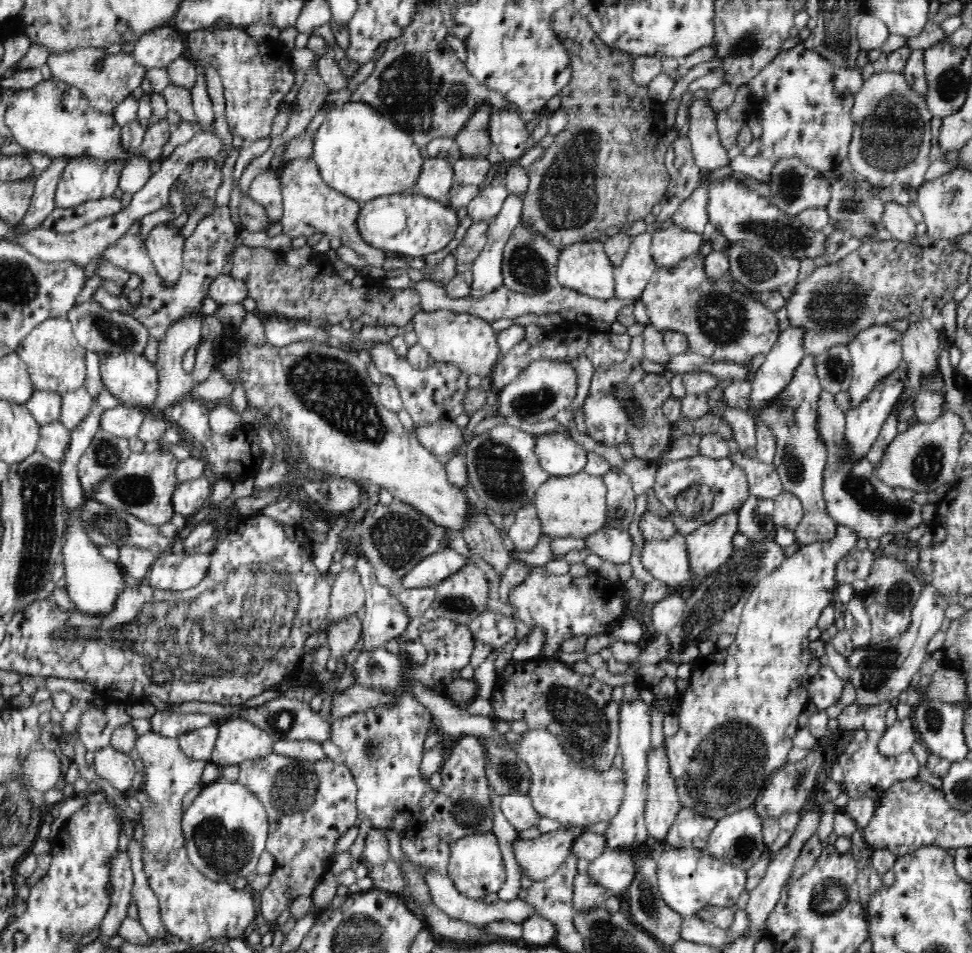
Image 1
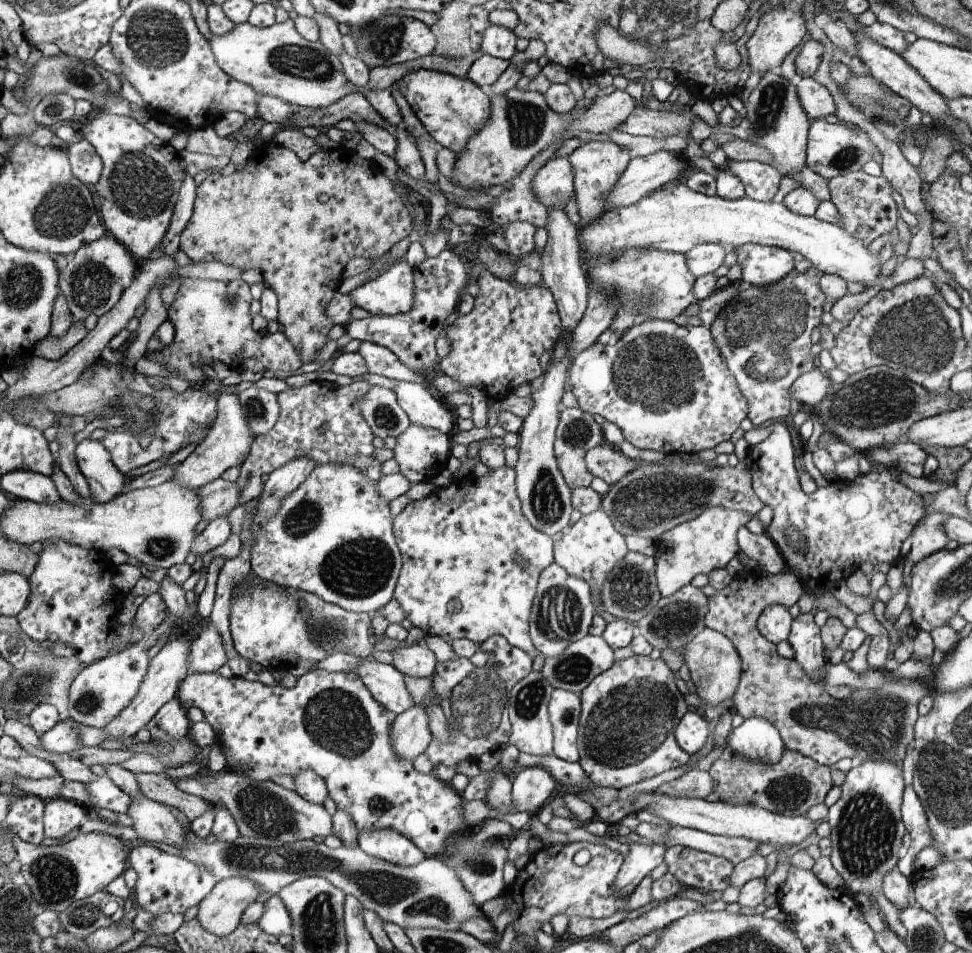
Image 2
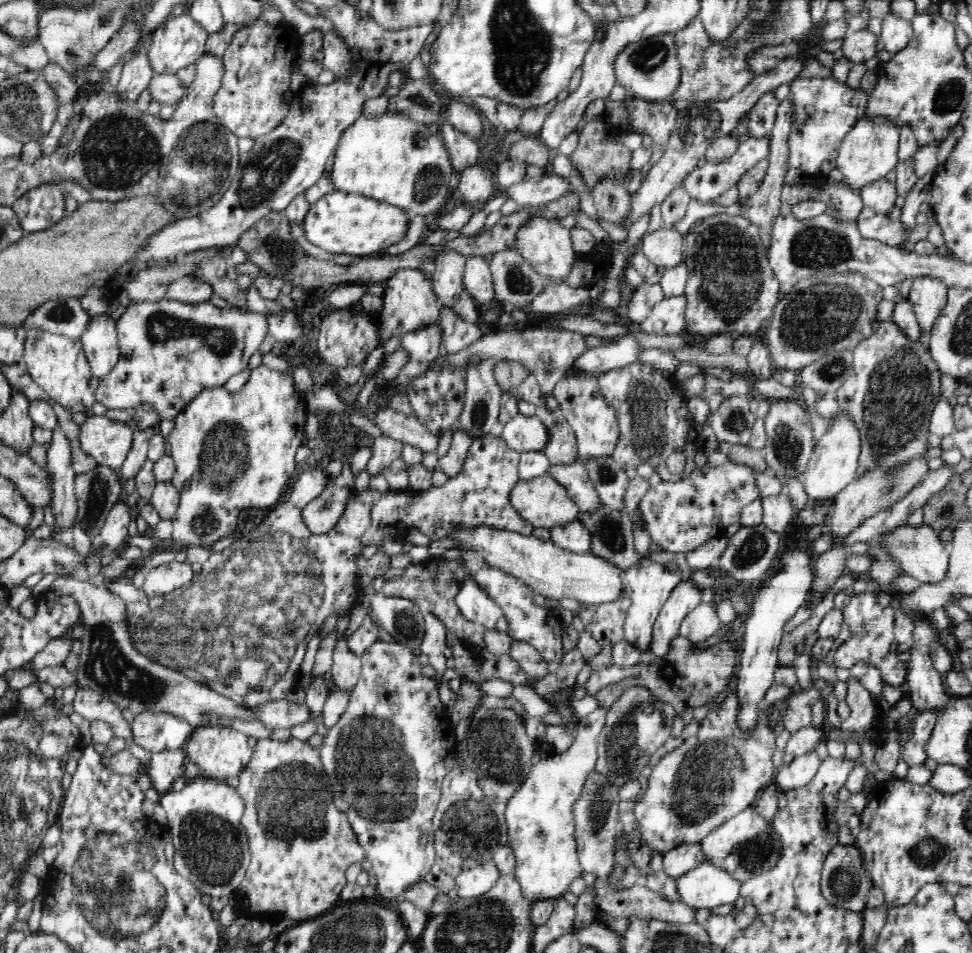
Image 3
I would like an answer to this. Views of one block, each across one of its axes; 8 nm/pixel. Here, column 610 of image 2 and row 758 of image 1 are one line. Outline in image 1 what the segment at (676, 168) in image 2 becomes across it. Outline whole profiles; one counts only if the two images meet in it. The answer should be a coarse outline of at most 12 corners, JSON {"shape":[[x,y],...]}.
{"shape":[[217,723],[181,734],[181,751],[210,762],[218,738]]}

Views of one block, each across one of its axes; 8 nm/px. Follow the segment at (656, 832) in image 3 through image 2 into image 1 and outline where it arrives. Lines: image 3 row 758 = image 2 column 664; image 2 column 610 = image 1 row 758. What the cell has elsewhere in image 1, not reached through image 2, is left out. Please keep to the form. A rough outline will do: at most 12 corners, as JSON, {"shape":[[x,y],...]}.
{"shape":[[858,540],[757,581],[685,673],[663,747],[681,806],[746,810],[810,702],[810,630]]}

